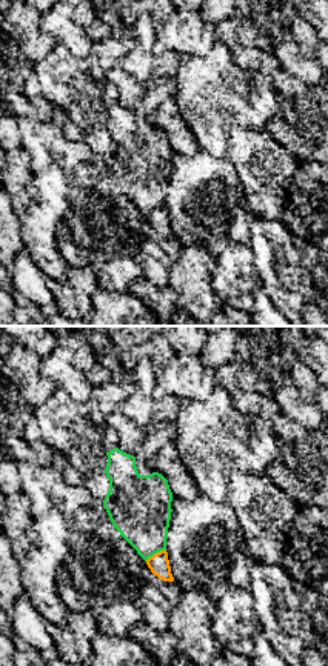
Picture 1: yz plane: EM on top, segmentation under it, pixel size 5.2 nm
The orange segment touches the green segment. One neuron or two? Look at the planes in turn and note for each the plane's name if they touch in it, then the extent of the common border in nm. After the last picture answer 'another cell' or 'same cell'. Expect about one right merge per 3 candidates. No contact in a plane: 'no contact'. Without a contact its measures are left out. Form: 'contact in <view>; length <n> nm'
contact in yz; length 130 nm

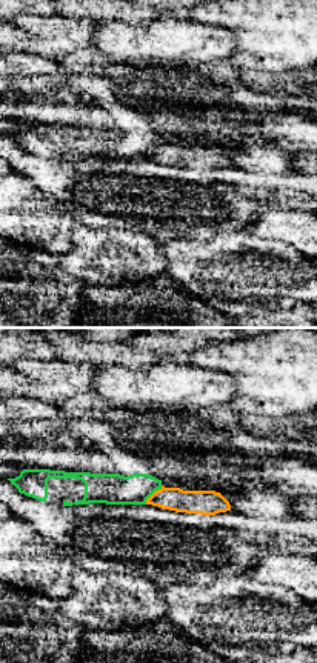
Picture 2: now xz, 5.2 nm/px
contact in xz; length 130 nm

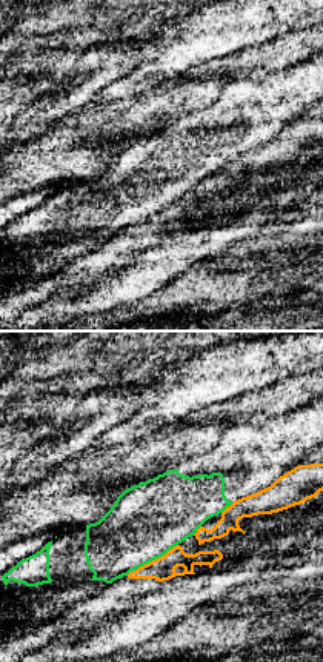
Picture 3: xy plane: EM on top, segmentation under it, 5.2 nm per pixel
contact in xy; length 320 nm

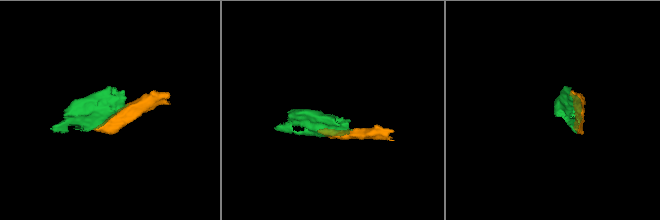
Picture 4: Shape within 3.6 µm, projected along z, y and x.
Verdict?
another cell

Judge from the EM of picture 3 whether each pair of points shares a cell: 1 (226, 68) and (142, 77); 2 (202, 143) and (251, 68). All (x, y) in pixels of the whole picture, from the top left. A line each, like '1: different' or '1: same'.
1: different
2: different

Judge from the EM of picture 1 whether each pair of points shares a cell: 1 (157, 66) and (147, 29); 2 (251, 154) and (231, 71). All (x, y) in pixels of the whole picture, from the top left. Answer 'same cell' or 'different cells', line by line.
1: same cell
2: different cells

